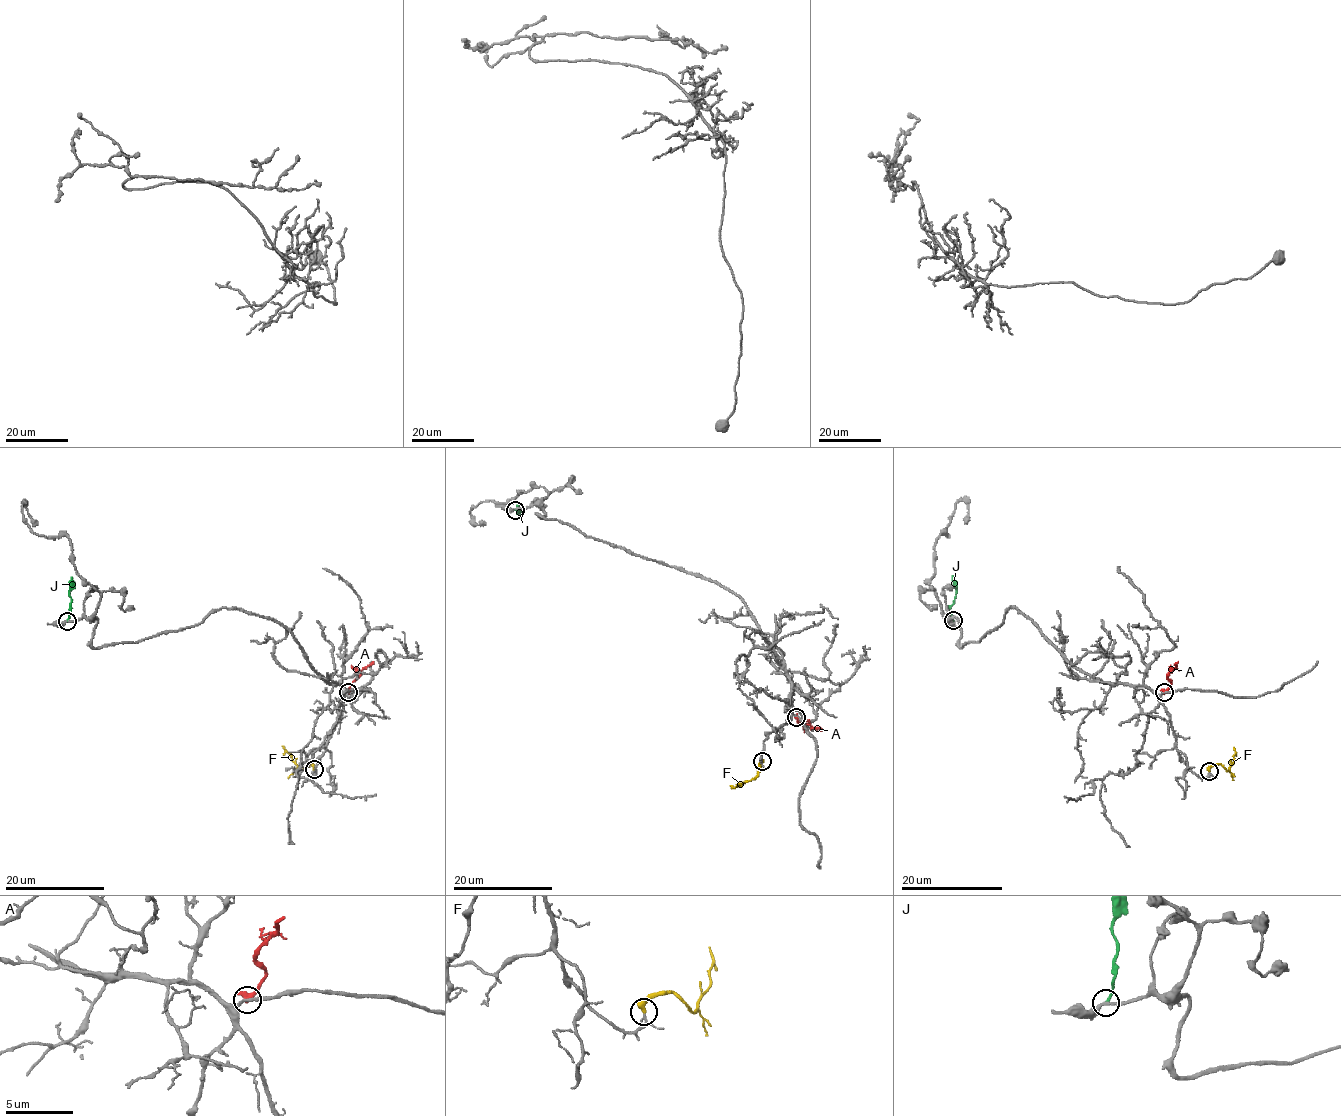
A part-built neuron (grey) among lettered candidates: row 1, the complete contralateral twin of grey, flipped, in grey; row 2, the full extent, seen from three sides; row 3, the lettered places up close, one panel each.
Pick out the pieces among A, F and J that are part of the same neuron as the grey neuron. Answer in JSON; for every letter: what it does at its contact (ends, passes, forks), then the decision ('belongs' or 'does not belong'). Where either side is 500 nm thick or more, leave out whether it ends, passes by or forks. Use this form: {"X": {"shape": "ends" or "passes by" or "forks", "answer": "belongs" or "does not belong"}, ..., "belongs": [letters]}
{"A": {"shape": "ends", "answer": "does not belong"}, "F": {"answer": "belongs"}, "J": {"shape": "ends", "answer": "does not belong"}, "belongs": ["F"]}

